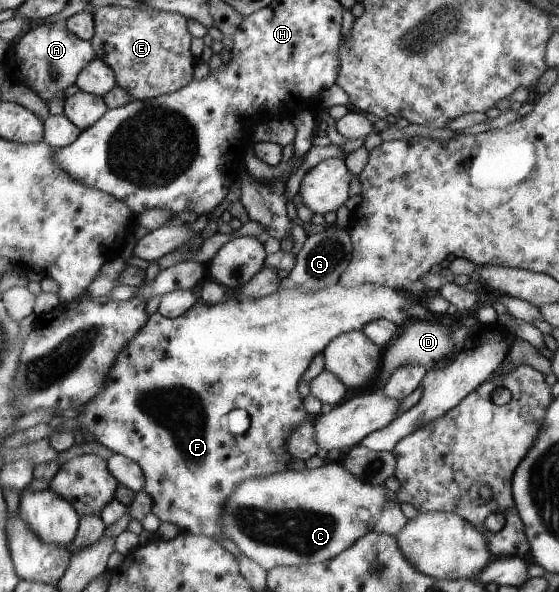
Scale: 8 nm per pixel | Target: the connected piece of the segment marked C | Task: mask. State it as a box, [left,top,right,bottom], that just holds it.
[221,460,390,571]

